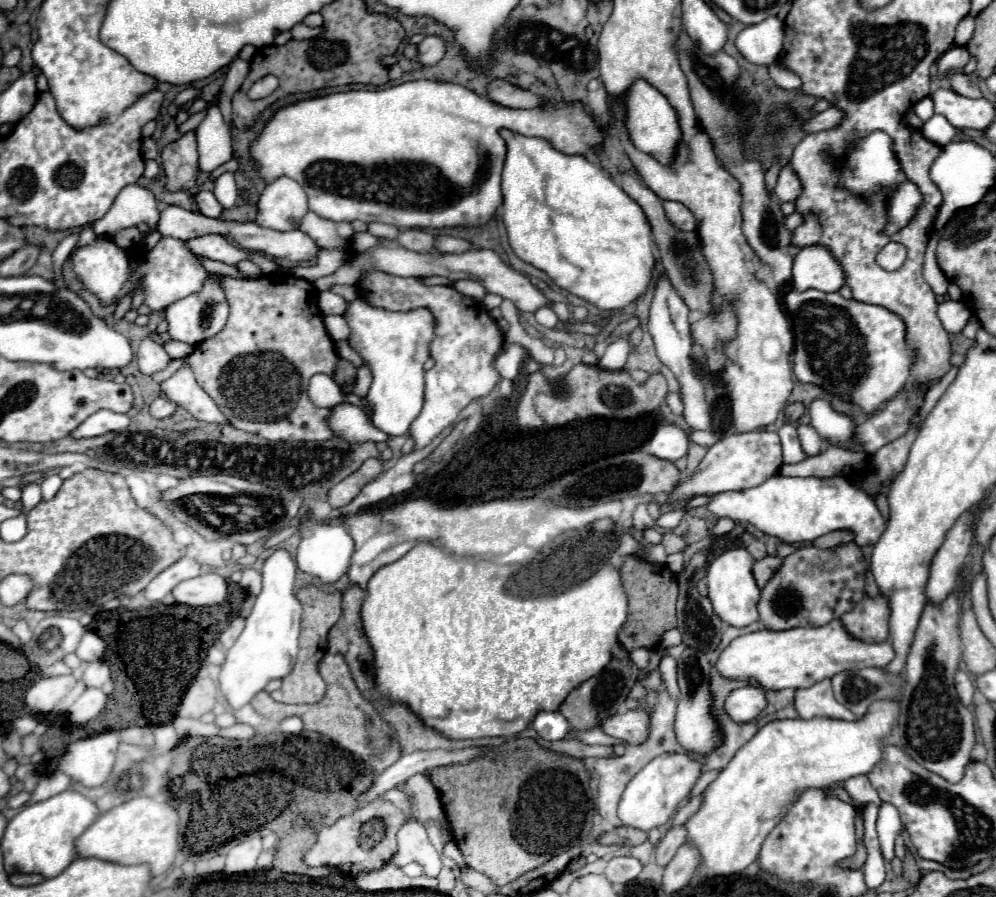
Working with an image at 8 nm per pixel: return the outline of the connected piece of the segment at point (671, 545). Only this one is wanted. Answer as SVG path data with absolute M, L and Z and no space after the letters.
M675 533L664 534L661 543L665 546L666 551L679 551L683 549L685 543L686 550L686 542Z

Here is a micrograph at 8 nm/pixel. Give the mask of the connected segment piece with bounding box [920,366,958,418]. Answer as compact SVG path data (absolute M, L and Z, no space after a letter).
M954 366L946 376L944 376L944 380L940 380L940 384L936 384L936 386L932 386L928 392L926 392L926 398L924 398L924 406L922 406L922 410L920 410L920 418L924 418L924 416L928 416L928 412L934 408L934 404L940 400L940 396L946 392L946 388L952 384L952 380L956 378L956 374L958 374L958 368Z

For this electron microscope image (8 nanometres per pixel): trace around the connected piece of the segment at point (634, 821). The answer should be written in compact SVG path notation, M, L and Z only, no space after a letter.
M664 754L652 760L638 776L632 778L632 782L626 786L620 806L618 806L618 818L622 826L638 828L638 830L650 830L664 826L672 814L678 810L678 804L688 798L692 786L696 784L700 776L700 762L692 760L686 754Z

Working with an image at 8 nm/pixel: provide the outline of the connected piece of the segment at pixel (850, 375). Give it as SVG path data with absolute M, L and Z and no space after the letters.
M790 290L790 294L786 294L784 296L784 304L786 304L786 308L790 310L790 322L792 322L792 326L794 326L794 374L796 374L796 378L800 380L800 382L804 382L804 384L816 384L816 386L820 386L822 390L826 390L826 392L830 392L830 394L836 394L836 396L840 396L842 400L846 400L846 402L852 402L852 404L856 404L864 414L874 414L874 412L878 412L878 410L882 410L896 394L900 394L902 390L904 390L904 386L908 384L908 378L910 378L910 372L912 372L912 366L916 364L916 350L908 344L908 340L906 340L906 324L904 324L904 320L898 316L898 314L894 314L894 312L890 312L888 308L882 308L882 306L874 306L874 304L864 304L864 302L858 302L858 300L848 300L848 316L846 316L846 310L844 310L844 298L840 296L840 294L836 294L836 292L832 292L832 294L828 294L828 292L820 292L820 290L806 290L806 292L798 292L798 290Z

